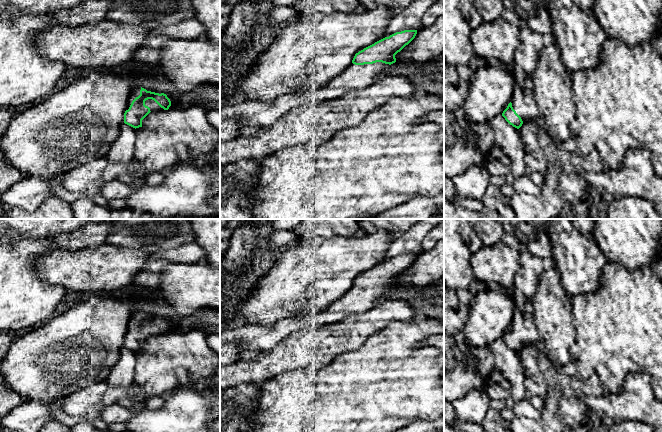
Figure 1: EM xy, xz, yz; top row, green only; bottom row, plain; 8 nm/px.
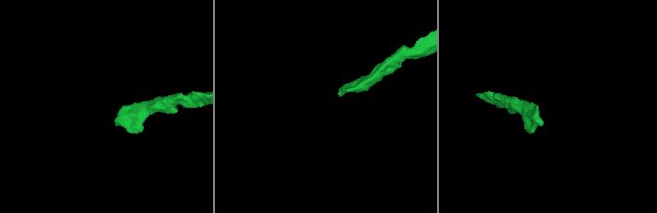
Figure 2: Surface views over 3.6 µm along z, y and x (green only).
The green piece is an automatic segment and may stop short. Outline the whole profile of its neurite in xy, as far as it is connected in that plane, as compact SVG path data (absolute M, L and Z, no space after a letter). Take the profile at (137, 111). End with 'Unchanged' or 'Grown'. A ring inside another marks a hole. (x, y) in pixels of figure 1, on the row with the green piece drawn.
M136 87L131 93L127 110L124 113L124 123L133 127L142 127L142 120L152 111L168 110L171 101L164 93L147 91Z. Grown

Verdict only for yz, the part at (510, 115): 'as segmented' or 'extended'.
extended

